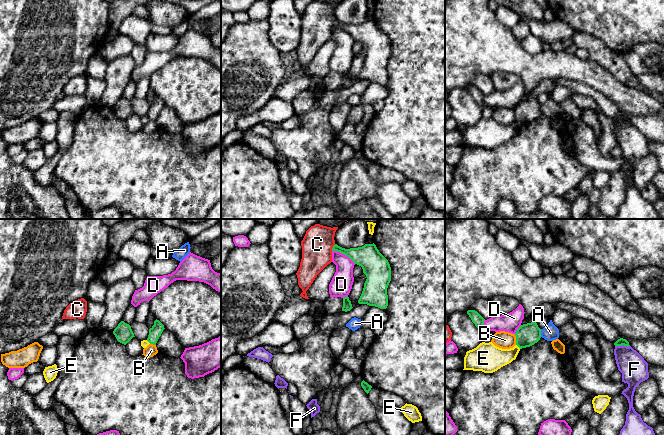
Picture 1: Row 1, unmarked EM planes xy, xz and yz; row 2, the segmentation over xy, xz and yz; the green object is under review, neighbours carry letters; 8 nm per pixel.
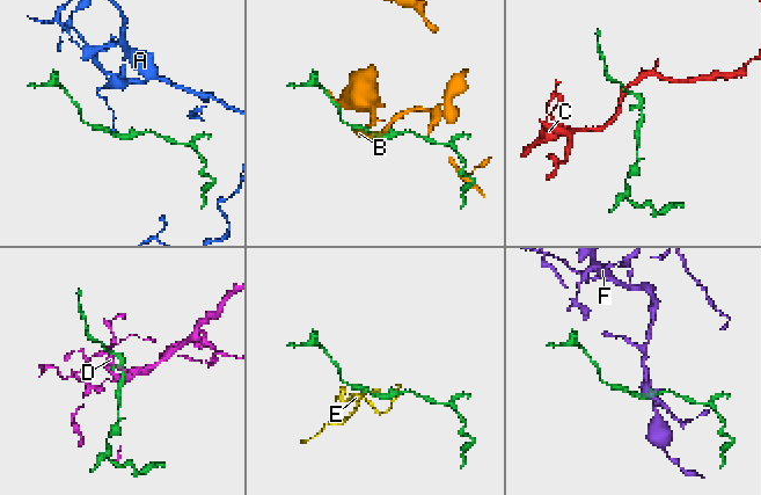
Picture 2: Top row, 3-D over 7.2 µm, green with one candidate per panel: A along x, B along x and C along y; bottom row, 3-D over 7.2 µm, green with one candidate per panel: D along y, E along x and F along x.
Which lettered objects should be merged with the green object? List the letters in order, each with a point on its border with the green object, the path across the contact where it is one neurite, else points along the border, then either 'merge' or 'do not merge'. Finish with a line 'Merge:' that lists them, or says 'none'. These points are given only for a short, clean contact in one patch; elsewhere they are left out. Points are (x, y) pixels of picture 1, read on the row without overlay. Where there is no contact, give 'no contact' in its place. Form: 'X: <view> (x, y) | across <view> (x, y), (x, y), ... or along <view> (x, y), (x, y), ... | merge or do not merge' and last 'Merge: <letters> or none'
A: yz (540, 109) | along yz (540, 105), (541, 112) | do not merge
B: yz (516, 115) | do not merge
C: xz (333, 23) | along xz (335, 20), (331, 26) | do not merge
D: xz (344, 30) | do not merge
E: yz (518, 122) | do not merge
F: yz (622, 120) | along yz (615, 121), (629, 122) | do not merge
Merge: none

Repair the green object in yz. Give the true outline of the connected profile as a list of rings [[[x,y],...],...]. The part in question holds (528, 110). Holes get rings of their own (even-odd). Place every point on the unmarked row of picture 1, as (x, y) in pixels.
[[[536,98],[521,101],[516,109],[516,121],[522,125],[537,119],[541,114],[541,105]]]

